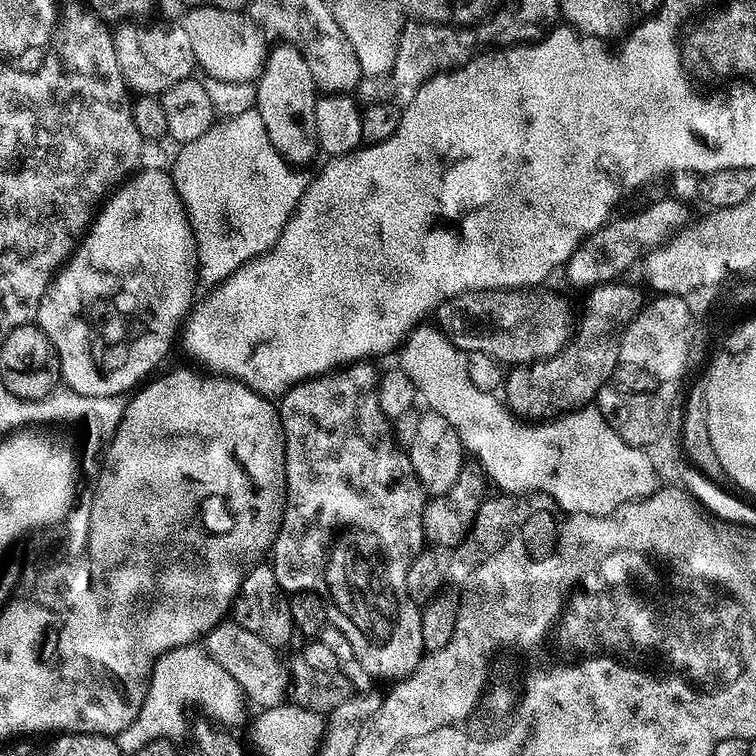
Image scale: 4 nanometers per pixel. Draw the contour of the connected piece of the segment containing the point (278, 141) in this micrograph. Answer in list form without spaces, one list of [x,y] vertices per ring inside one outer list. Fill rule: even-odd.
[[[287,42],[277,43],[277,48],[274,47],[267,53],[267,59],[264,62],[264,66],[260,72],[258,79],[255,81],[256,88],[256,102],[255,109],[258,114],[262,114],[262,122],[266,122],[266,134],[270,134],[270,142],[274,142],[274,150],[278,150],[278,154],[282,154],[282,158],[287,160],[289,164],[293,166],[308,166],[315,156],[318,156],[318,149],[320,143],[318,142],[318,122],[316,121],[316,102],[318,99],[318,89],[314,82],[314,74],[310,72],[310,66],[307,65],[306,58],[303,53],[299,51],[293,44]]]

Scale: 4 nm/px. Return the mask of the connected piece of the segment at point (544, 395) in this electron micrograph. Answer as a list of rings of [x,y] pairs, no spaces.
[[[609,282],[598,284],[587,293],[584,309],[578,312],[574,331],[568,344],[558,354],[545,360],[536,360],[533,364],[518,364],[507,369],[502,385],[502,396],[509,408],[517,416],[529,422],[554,420],[557,416],[566,416],[570,412],[579,412],[595,401],[598,390],[602,390],[611,381],[614,370],[620,364],[620,343],[626,326],[644,309],[646,296],[643,296],[632,284]]]

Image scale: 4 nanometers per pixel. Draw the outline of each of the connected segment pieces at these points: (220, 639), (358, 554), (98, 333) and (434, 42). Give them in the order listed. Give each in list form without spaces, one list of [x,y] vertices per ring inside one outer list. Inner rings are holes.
[[[225,618],[208,631],[207,636],[202,641],[202,647],[214,662],[218,662],[218,666],[222,666],[222,670],[226,670],[226,674],[230,674],[230,678],[234,678],[234,682],[238,682],[238,686],[241,692],[244,693],[249,705],[257,704],[257,709],[263,710],[285,703],[290,692],[288,667],[283,659],[280,661],[281,653],[277,649],[266,646],[266,642],[262,642],[262,638],[250,634],[250,630],[238,626],[235,620]]]
[[[358,360],[331,372],[324,372],[320,376],[311,376],[308,380],[301,380],[278,400],[280,425],[284,431],[284,469],[286,470],[286,498],[284,499],[284,513],[276,541],[272,544],[270,563],[278,582],[286,590],[291,589],[292,564],[300,564],[301,580],[299,586],[304,590],[311,590],[325,606],[327,623],[331,627],[342,630],[346,634],[346,642],[354,646],[354,658],[359,667],[364,667],[372,676],[387,682],[399,682],[407,678],[420,665],[426,653],[422,646],[422,608],[412,601],[410,594],[406,594],[406,570],[410,570],[410,562],[426,547],[424,534],[424,509],[426,507],[426,493],[420,479],[414,474],[414,466],[410,462],[407,451],[398,443],[394,431],[393,421],[382,412],[378,400],[381,373],[376,372],[375,363],[368,360]],[[312,564],[324,564],[316,573],[311,572]]]
[[[143,169],[104,201],[84,239],[48,283],[35,323],[58,354],[60,379],[67,388],[94,398],[124,396],[161,367],[194,307],[196,288],[196,239],[182,198],[167,171]]]
[[[412,18],[401,27],[398,50],[390,75],[395,80],[397,89],[415,90],[440,72],[453,72],[455,68],[461,68],[477,52],[478,41],[471,27],[457,26],[451,22],[432,24],[428,20]]]

